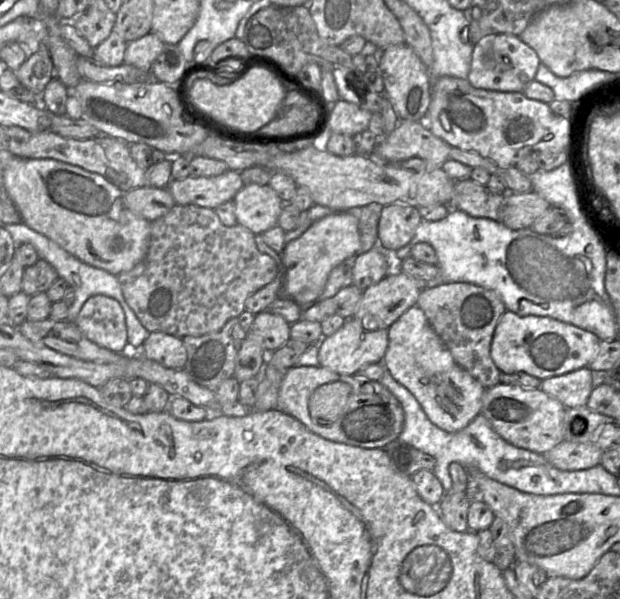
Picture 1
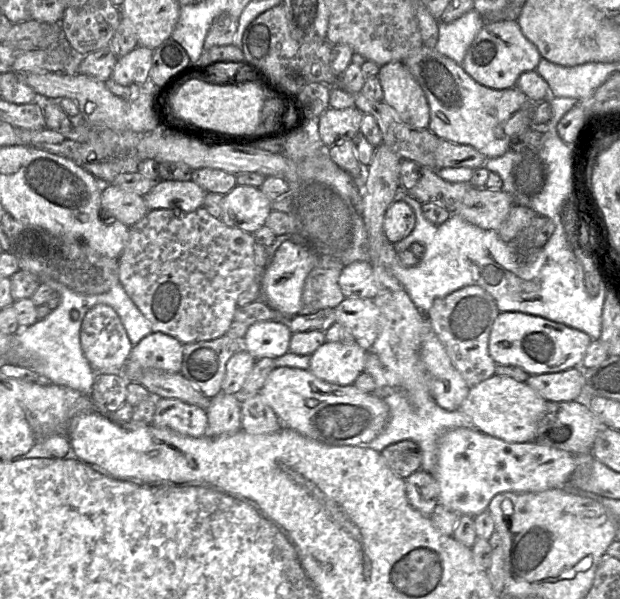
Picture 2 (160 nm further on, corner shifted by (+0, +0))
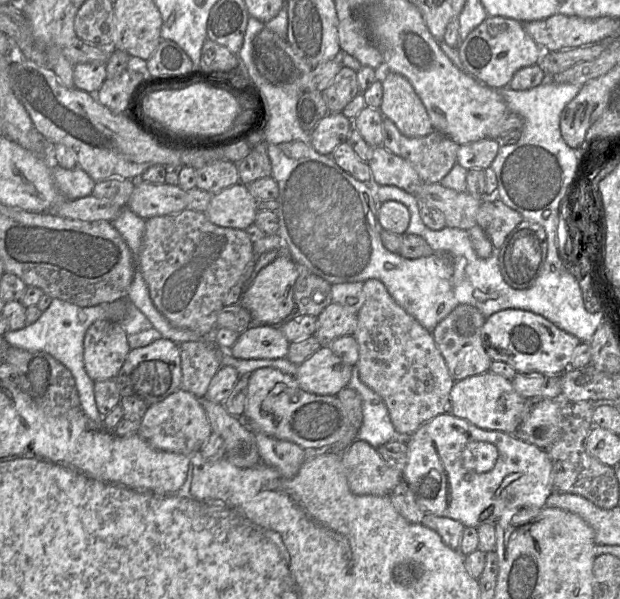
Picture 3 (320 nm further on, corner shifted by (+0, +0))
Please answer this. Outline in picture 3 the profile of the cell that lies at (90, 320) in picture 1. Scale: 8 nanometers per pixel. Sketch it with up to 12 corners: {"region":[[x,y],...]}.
{"region":[[95,321],[84,336],[93,381],[115,378],[129,351],[120,322]]}

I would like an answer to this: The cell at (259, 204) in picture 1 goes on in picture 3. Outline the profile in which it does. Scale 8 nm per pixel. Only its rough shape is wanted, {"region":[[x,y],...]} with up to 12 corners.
{"region":[[239,182],[213,194],[204,213],[218,226],[245,230],[257,200]]}

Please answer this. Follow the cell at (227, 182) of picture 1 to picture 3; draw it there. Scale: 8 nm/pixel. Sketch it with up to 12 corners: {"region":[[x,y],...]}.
{"region":[[138,179],[126,207],[144,220],[187,208],[178,185]]}

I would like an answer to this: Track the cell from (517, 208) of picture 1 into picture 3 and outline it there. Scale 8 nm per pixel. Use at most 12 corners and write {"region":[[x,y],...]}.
{"region":[[440,183],[422,184],[415,196],[442,212],[446,226],[477,224],[483,201]]}

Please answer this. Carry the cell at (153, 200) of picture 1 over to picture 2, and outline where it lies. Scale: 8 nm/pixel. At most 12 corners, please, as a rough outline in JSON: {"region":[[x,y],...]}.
{"region":[[104,184],[101,211],[130,228],[149,212],[143,196]]}

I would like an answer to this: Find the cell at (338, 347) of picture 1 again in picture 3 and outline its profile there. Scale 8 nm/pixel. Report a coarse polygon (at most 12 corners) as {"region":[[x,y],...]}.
{"region":[[330,346],[299,364],[299,387],[316,395],[346,388],[353,366]]}

